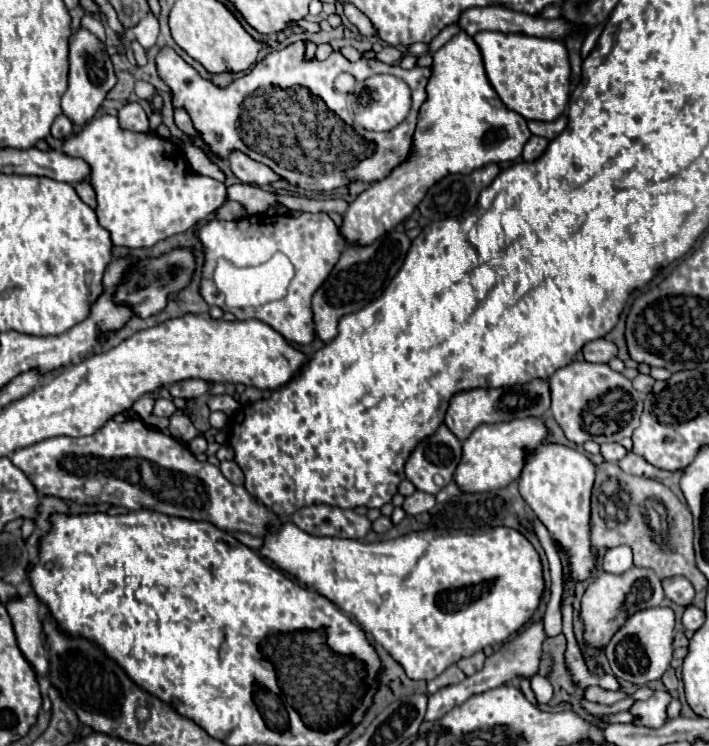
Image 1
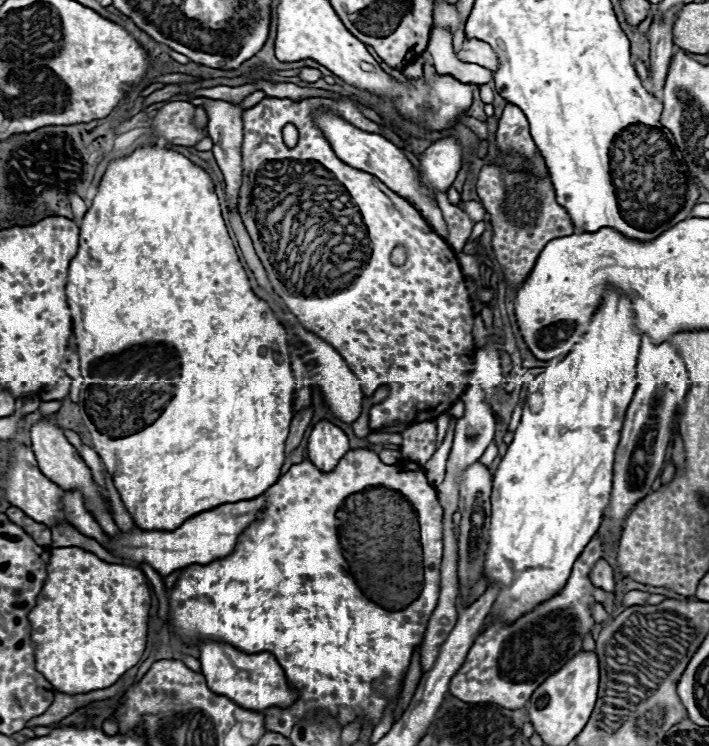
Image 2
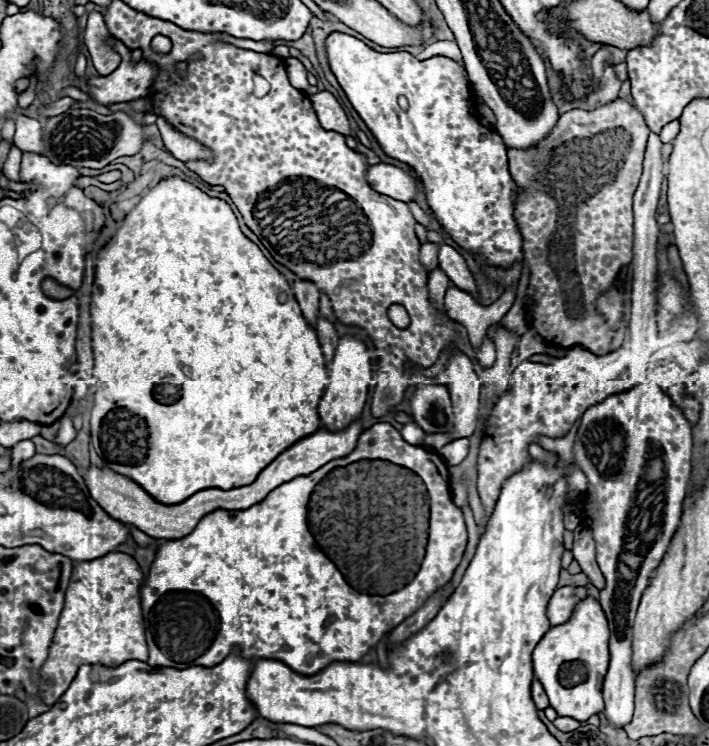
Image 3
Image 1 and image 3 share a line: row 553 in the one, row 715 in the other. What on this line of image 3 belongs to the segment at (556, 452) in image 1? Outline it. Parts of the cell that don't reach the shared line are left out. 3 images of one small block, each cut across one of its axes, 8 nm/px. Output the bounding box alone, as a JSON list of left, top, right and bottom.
[534,596,610,722]

